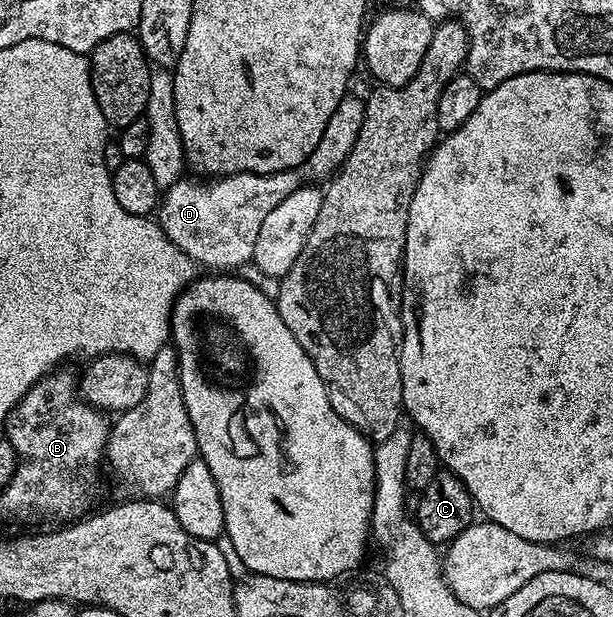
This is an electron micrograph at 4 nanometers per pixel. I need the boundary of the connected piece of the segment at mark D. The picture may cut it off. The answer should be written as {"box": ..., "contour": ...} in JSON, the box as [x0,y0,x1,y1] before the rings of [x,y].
{"box":[159,95,365,270],"contour":[[[345,95],[339,106],[335,106],[335,114],[331,114],[327,130],[323,138],[319,138],[319,146],[315,146],[313,153],[297,168],[271,174],[236,172],[216,177],[212,183],[201,178],[175,181],[159,200],[159,223],[167,238],[198,266],[205,267],[206,264],[209,270],[239,270],[250,263],[263,218],[267,218],[287,194],[295,194],[295,190],[321,182],[317,180],[325,182],[336,176],[351,154],[351,146],[355,146],[355,138],[359,138],[359,130],[363,130],[365,114],[365,100],[353,95]]]}

